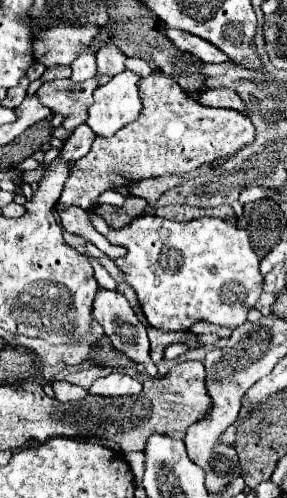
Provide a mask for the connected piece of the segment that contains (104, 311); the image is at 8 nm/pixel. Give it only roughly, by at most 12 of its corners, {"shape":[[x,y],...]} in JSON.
{"shape":[[102,288],[94,320],[150,376],[146,328],[118,290]]}

